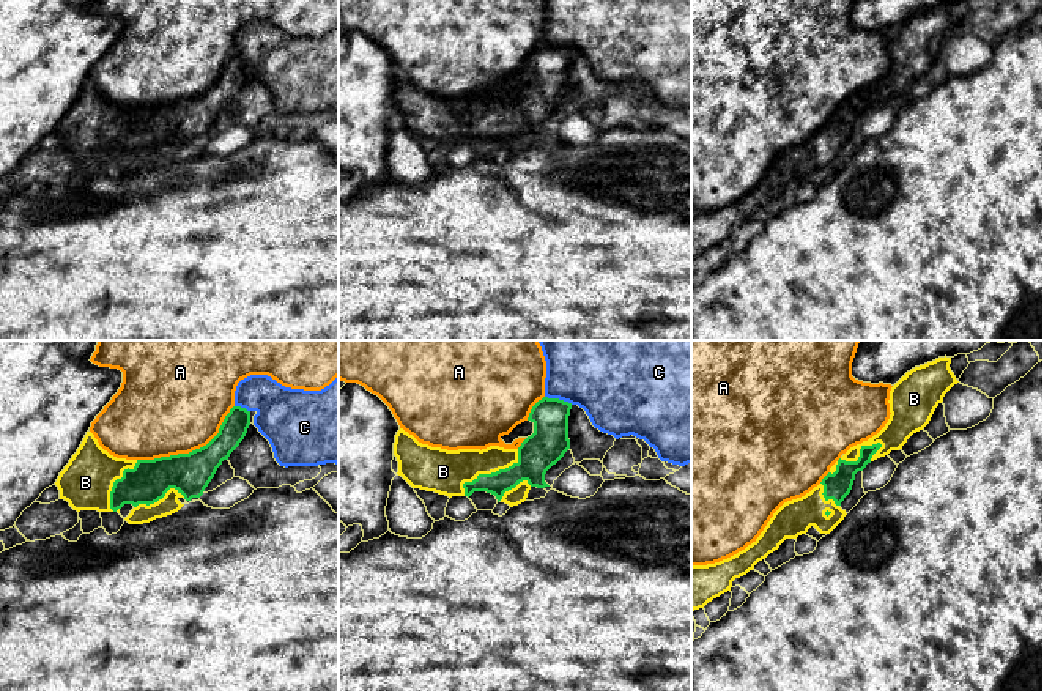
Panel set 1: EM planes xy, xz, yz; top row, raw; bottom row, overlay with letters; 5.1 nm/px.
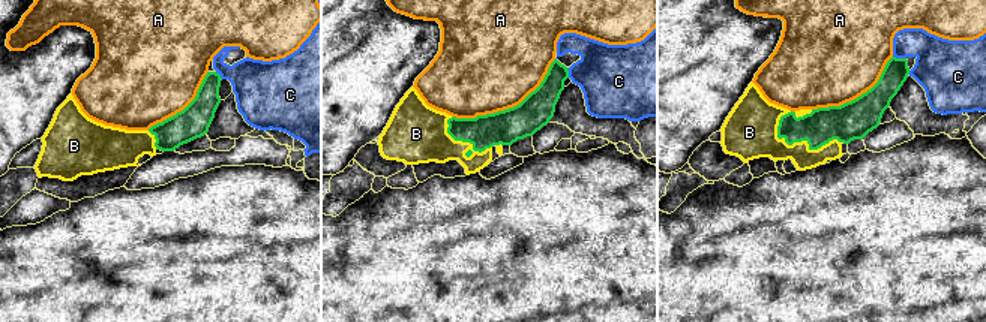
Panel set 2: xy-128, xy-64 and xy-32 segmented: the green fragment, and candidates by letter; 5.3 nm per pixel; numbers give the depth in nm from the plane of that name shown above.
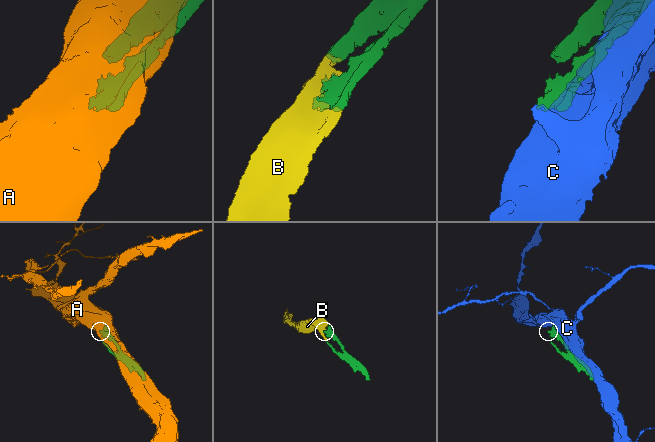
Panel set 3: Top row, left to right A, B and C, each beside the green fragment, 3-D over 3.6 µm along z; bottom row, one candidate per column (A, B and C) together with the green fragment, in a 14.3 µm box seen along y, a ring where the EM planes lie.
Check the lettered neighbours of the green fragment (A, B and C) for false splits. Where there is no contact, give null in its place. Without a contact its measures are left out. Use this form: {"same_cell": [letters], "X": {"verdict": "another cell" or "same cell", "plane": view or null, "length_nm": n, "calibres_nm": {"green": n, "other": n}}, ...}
{"same_cell": ["B"], "A": {"verdict": "another cell", "plane": "xy", "length_nm": 550, "calibres_nm": {"green": 200, "other": 500}}, "B": {"verdict": "same cell", "plane": "xz", "length_nm": 380, "calibres_nm": {"green": 190, "other": 220}}, "C": {"verdict": "another cell", "plane": "xz", "length_nm": 150, "calibres_nm": {"green": 200, "other": 460}}}

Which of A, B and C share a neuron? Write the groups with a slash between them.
A / B / C

